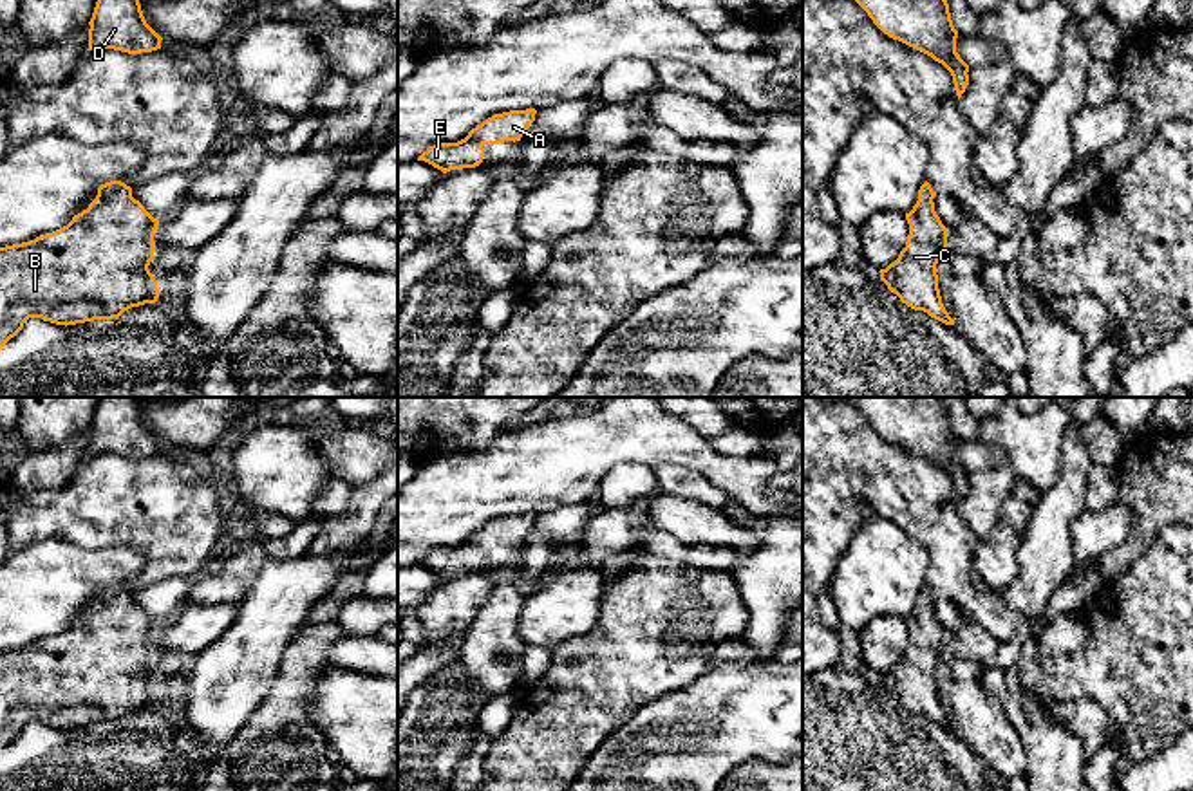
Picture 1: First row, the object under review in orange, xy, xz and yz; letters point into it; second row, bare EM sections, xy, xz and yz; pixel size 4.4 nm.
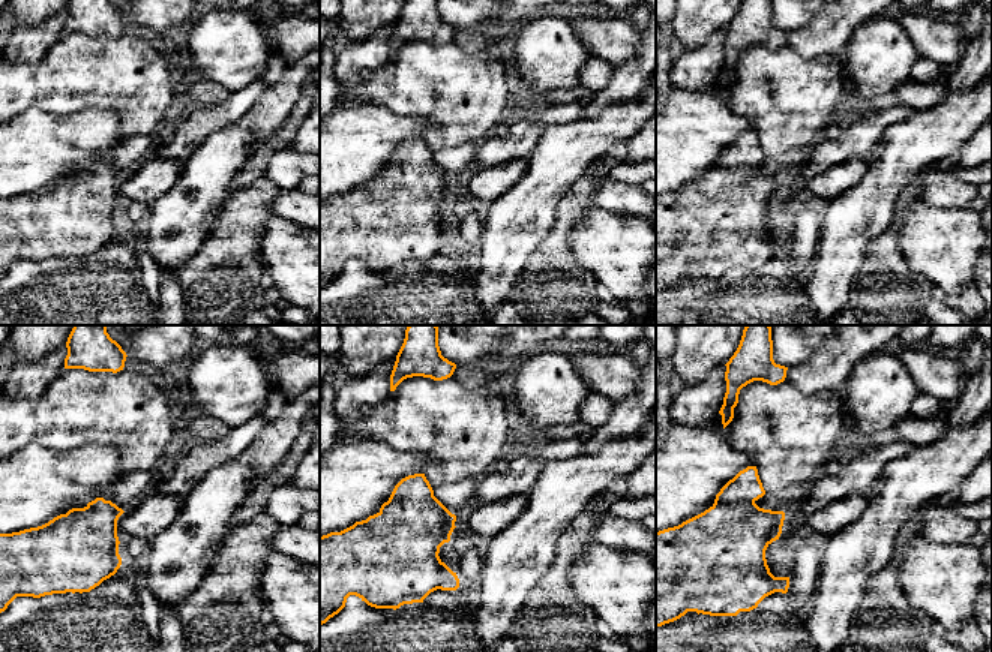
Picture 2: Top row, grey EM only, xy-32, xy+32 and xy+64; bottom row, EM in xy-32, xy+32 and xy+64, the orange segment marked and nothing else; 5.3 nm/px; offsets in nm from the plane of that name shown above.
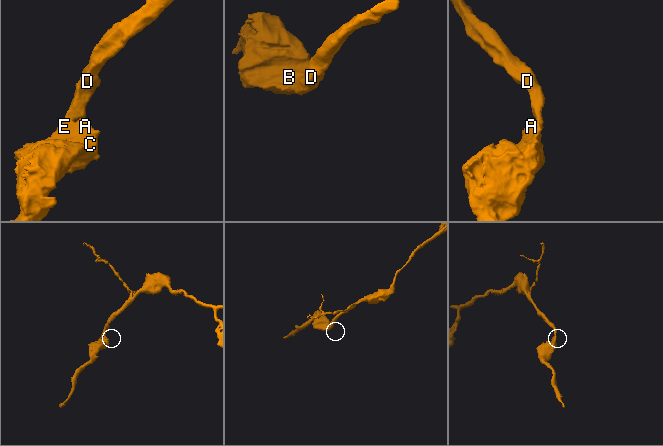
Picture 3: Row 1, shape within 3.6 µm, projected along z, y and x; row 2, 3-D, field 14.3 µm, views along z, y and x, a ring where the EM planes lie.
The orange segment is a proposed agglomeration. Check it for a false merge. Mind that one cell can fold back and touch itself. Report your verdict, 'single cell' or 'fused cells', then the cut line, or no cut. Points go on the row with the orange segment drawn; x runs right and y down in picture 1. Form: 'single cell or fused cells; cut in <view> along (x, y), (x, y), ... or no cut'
single cell; no cut

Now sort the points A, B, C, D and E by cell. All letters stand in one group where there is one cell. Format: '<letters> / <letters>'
A B C D E

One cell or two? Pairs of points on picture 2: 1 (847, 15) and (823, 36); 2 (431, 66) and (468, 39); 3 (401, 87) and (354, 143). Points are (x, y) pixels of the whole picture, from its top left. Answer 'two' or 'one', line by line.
1: one
2: two
3: two

